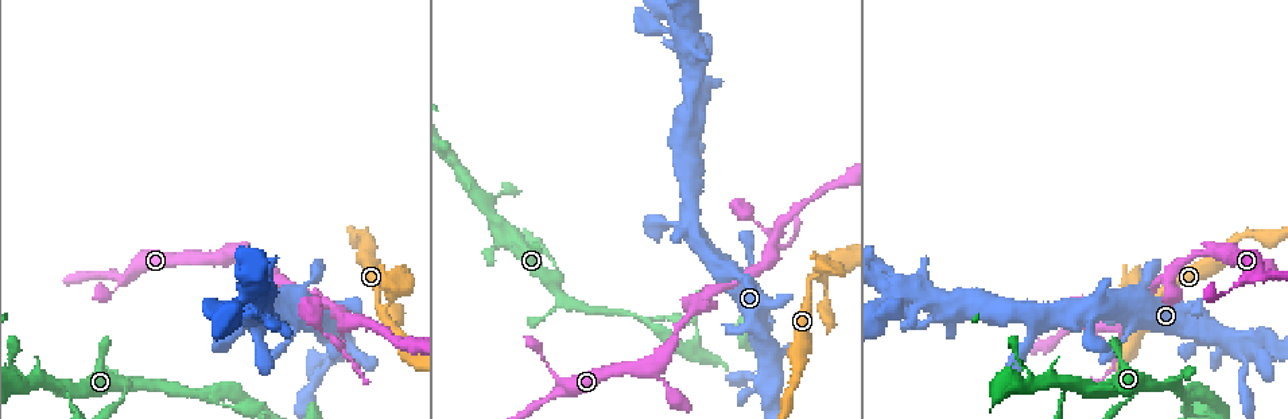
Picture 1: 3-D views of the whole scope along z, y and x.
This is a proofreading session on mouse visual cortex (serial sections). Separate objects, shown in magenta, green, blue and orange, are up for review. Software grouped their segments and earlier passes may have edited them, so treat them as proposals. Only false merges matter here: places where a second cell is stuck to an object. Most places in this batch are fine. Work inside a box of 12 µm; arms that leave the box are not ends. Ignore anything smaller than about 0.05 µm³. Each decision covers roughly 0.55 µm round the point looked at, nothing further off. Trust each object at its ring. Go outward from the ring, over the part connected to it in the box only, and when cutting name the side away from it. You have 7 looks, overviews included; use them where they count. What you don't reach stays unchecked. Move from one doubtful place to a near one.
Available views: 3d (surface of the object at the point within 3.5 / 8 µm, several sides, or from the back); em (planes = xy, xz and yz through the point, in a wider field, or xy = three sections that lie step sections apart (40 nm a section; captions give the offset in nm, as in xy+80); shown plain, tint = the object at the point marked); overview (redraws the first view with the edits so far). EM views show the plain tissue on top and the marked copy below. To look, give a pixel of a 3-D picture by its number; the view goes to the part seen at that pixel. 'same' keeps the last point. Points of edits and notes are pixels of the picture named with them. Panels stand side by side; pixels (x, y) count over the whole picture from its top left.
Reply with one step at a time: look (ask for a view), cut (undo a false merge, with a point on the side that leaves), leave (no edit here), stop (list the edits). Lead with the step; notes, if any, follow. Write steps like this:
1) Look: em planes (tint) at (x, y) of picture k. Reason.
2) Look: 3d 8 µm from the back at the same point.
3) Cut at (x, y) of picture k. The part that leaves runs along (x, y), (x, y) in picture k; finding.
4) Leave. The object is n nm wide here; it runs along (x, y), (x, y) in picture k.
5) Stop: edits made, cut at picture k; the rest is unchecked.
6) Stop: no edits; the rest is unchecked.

Look: 3d 3.5 µm from the back at (382, 310) of picture 1. Four arms meet.

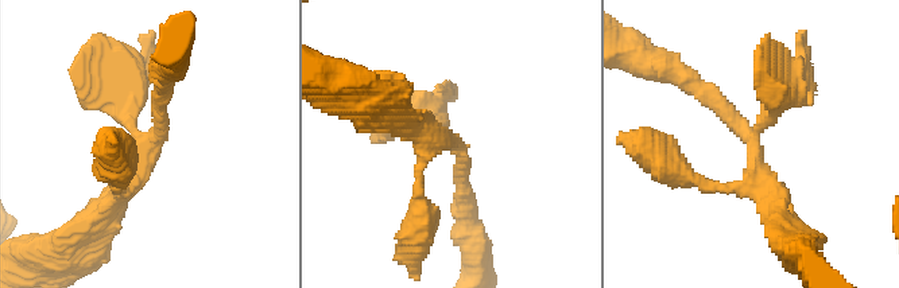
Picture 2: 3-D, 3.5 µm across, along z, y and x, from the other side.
Look: em xy step 3 (tint) at (452, 143) of picture 2. 4 arms meet here; the arms are 150, 200, 300, 300 nm wide; now the EM.

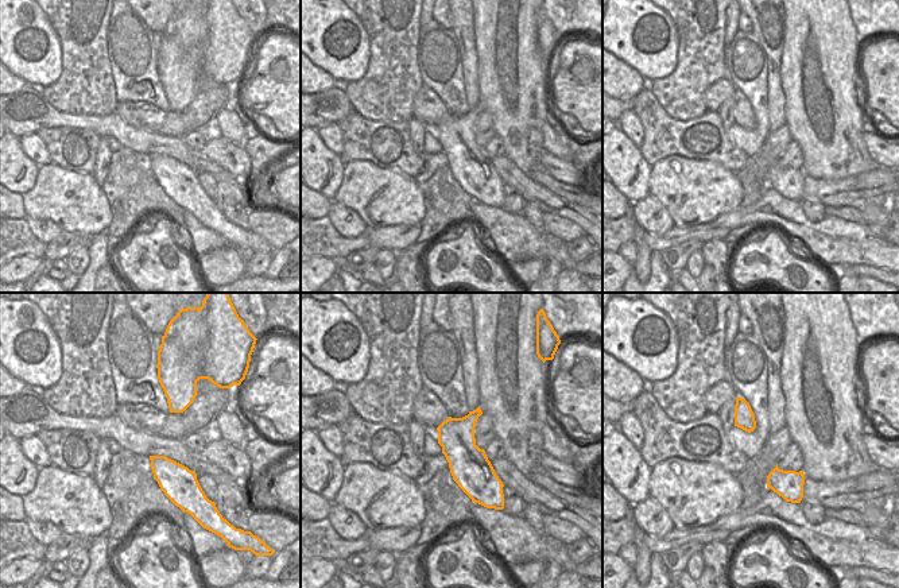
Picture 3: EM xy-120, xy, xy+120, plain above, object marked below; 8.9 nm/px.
Leave. Continuous, no second cell.

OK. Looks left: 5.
Look: 3d 8 µm at (337, 347) of picture 1. A narrow waist.

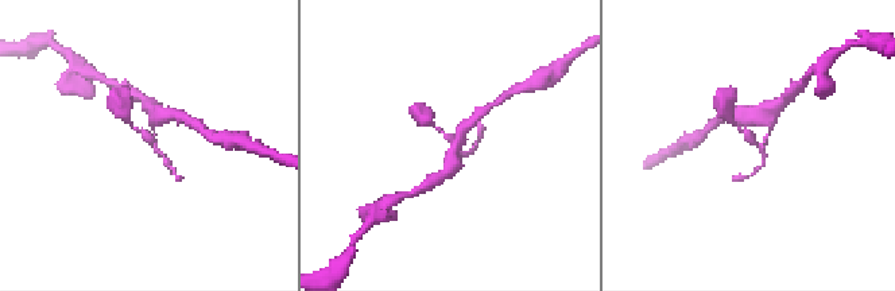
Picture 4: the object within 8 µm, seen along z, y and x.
Look: 3d 3.5 µm at (153, 145) of picture 4. Zoom in.

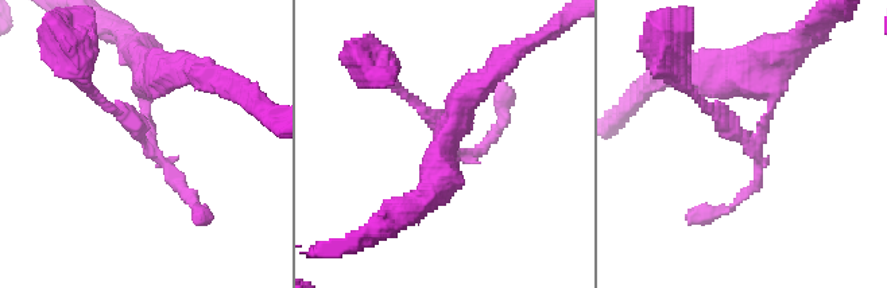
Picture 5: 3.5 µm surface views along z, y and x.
Look: em xy step 1 (tint) at (741, 137) of picture 5.

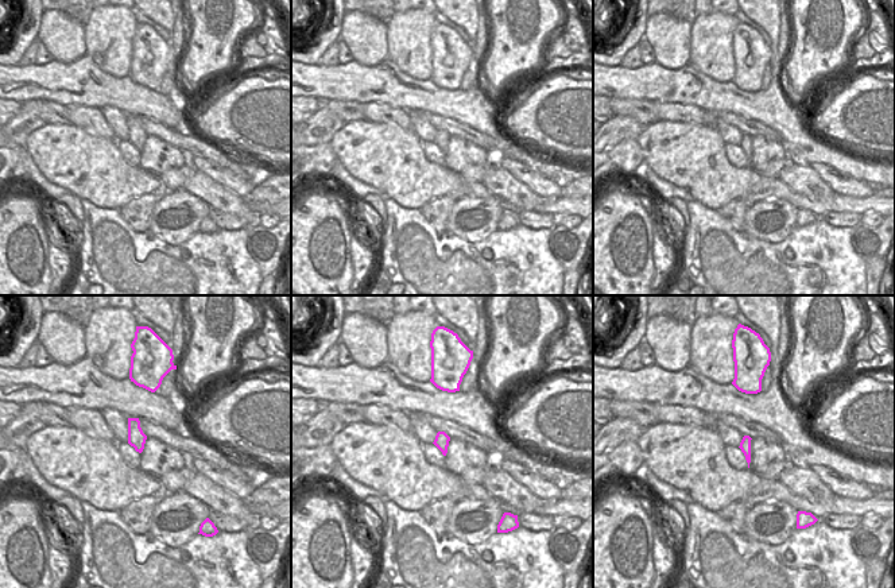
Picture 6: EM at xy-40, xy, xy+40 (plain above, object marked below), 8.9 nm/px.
Leave. It runs along (445, 167), (441, 125), (391, 81) in picture 5; continuous, no second cell.

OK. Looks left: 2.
Look: 3d 3.5 µm at (1189, 397) of picture 1. Three-way junction.

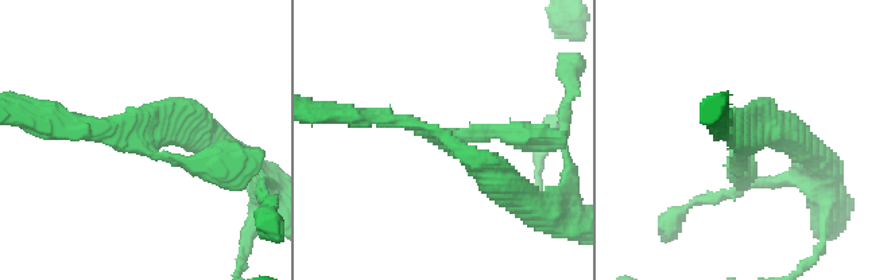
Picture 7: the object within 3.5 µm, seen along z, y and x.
Leave. It runs along (363, 116), (441, 136), (516, 195) in picture 7; one cell here.

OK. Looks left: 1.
Stop: no edits; the rest is unchecked.

